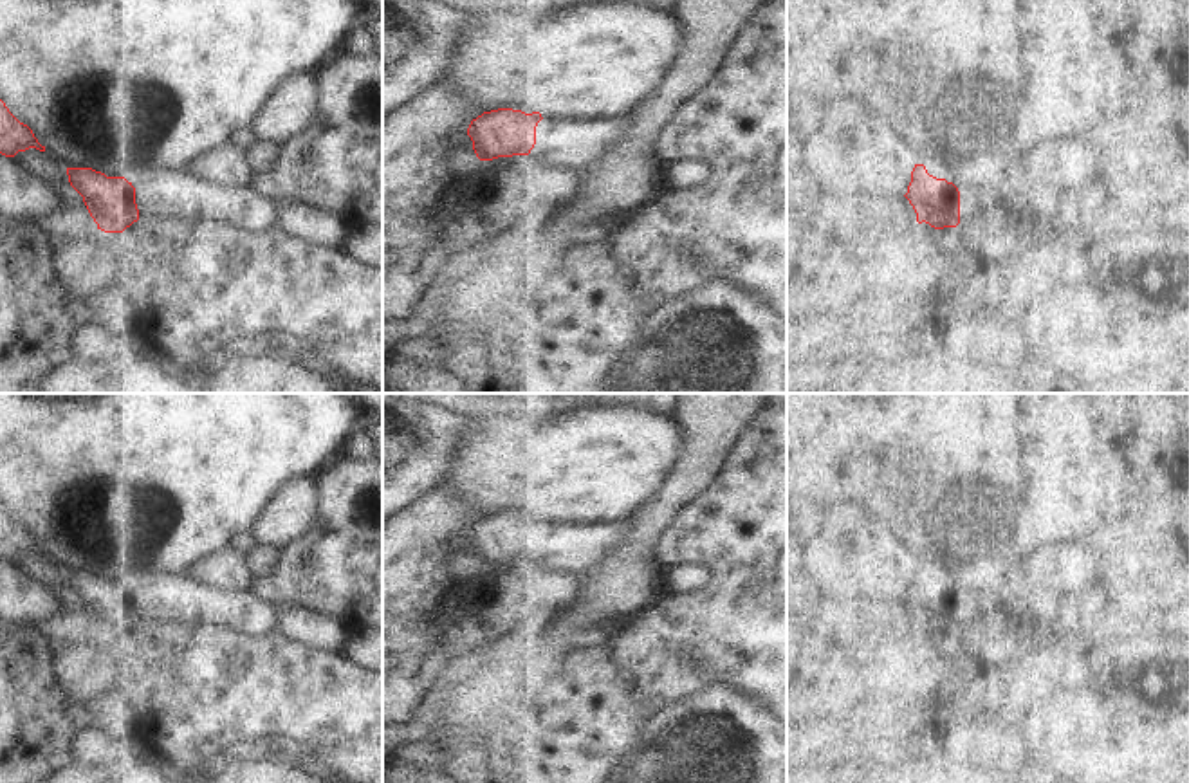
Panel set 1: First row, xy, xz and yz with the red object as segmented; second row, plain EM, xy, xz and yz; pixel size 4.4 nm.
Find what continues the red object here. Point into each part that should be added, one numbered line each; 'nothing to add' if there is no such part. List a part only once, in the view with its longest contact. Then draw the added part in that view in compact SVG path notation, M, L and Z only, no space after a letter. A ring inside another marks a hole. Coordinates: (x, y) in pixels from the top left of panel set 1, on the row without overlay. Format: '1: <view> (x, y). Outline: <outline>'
1: yz (973, 610). Outline: M935 567L926 568L929 579L936 583L945 583L953 586L960 595L960 619L969 622L971 626L985 624L996 619L996 613L983 604L978 597L958 590L945 576L942 576Z

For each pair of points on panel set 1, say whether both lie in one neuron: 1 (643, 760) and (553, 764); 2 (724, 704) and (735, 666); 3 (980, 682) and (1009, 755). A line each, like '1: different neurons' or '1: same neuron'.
1: different neurons
2: different neurons
3: same neuron

